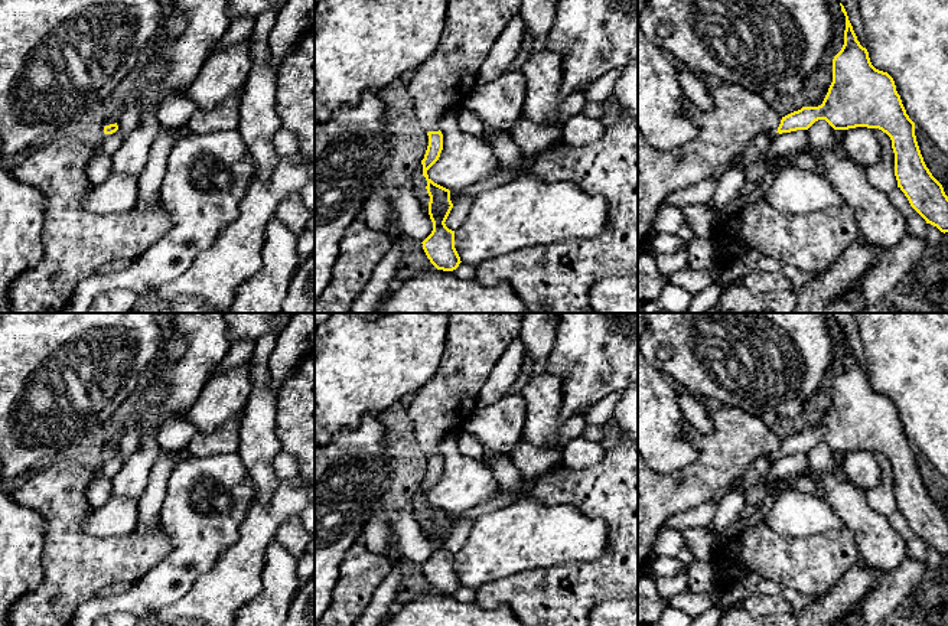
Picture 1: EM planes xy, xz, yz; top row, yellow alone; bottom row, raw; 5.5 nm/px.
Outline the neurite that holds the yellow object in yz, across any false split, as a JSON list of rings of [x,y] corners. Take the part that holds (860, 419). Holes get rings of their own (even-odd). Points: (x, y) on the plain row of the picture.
[[[840,326],[846,339],[844,368],[833,382],[833,405],[828,415],[818,430],[802,430],[782,440],[778,450],[779,457],[796,453],[808,453],[815,444],[825,443],[834,453],[848,453],[856,450],[879,451],[892,463],[895,476],[895,499],[897,511],[905,516],[910,529],[941,555],[948,555],[948,519],[942,508],[932,499],[921,477],[915,446],[906,437],[900,418],[896,414],[893,401],[876,392],[869,381],[866,371],[860,368],[844,329]]]

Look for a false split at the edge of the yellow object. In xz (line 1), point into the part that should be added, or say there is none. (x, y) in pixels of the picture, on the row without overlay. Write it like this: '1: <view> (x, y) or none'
1: none

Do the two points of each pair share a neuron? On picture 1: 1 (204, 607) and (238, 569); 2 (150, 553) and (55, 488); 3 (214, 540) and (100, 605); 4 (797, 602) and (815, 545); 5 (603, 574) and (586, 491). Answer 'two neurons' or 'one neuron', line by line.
1: one neuron
2: one neuron
3: one neuron
4: two neurons
5: one neuron

